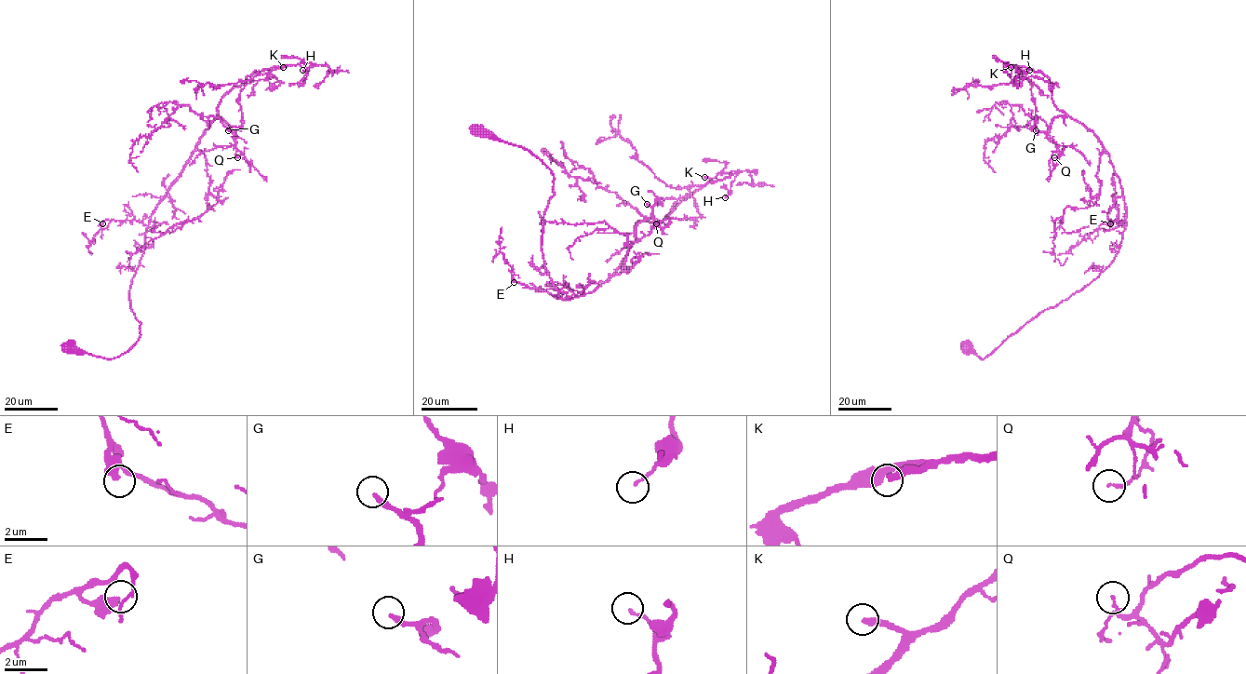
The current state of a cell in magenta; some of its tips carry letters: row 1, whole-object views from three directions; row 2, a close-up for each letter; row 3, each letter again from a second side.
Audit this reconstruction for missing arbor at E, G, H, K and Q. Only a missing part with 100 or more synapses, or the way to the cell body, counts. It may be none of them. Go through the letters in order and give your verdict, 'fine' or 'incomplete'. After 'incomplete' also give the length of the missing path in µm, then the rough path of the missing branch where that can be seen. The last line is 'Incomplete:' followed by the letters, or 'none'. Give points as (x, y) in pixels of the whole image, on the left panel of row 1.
E: fine
G: fine
H: fine
K: incomplete; about 60 µm are missing; missing branch runs (283, 67), (252, 71), (234, 79), (219, 76), (195, 82), (188, 90), (194, 102), (197, 100)
Q: fine
Incomplete: K

